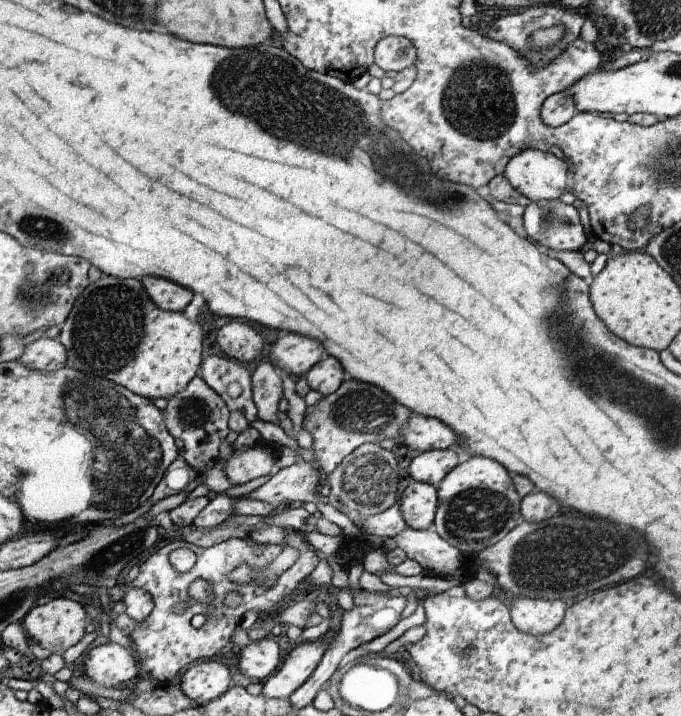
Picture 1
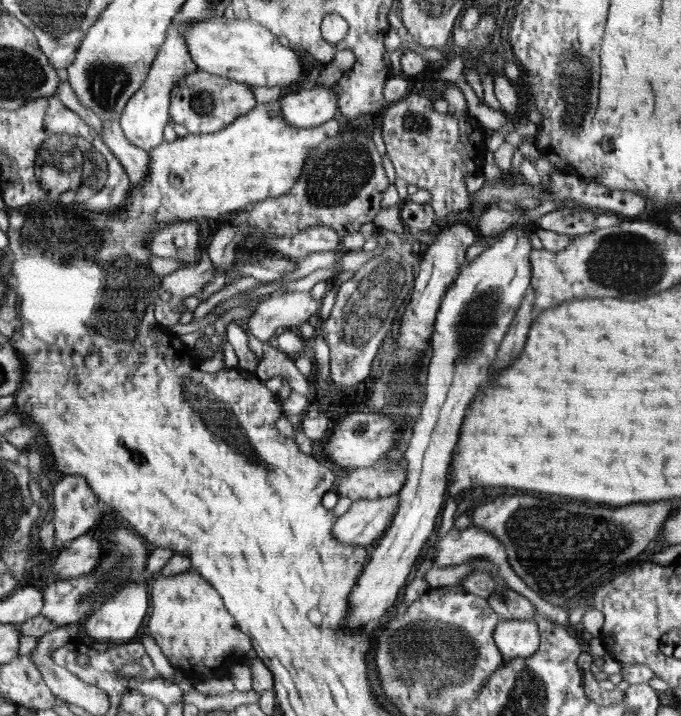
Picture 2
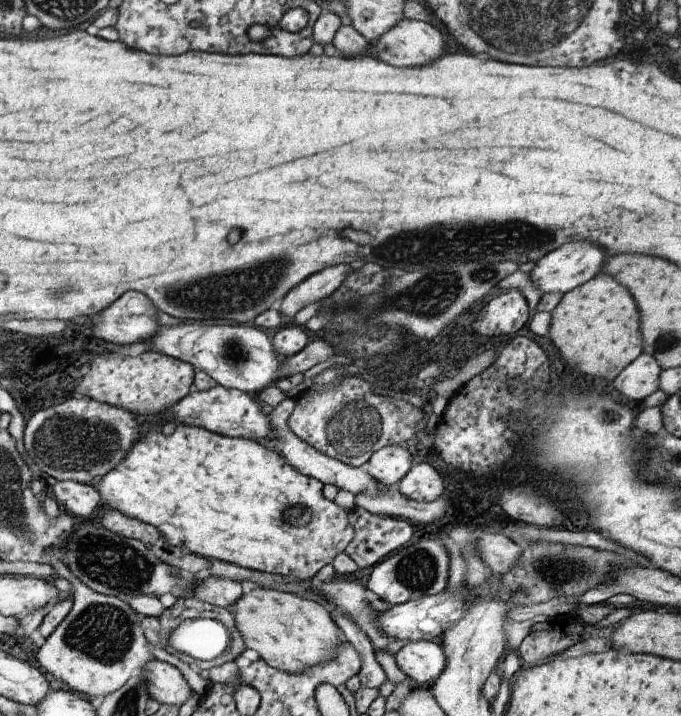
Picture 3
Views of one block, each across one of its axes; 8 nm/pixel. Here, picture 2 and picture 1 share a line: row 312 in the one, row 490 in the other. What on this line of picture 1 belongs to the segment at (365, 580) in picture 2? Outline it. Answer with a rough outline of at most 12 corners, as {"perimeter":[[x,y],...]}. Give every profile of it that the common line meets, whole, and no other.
{"perimeter":[[464,457],[433,528],[477,554],[523,523],[506,467]]}

